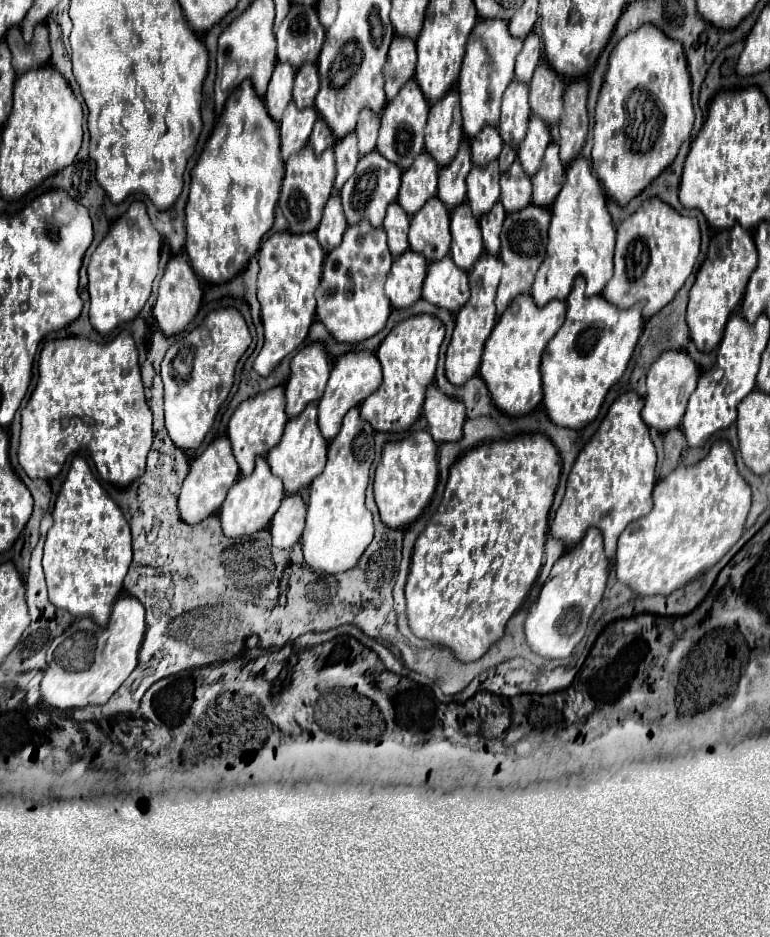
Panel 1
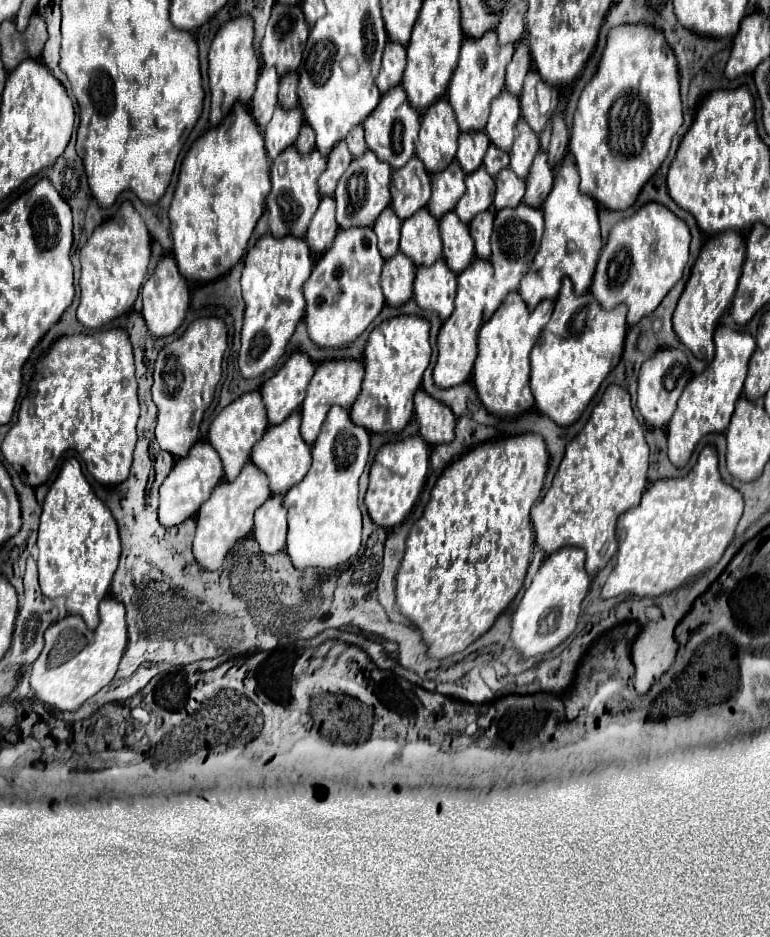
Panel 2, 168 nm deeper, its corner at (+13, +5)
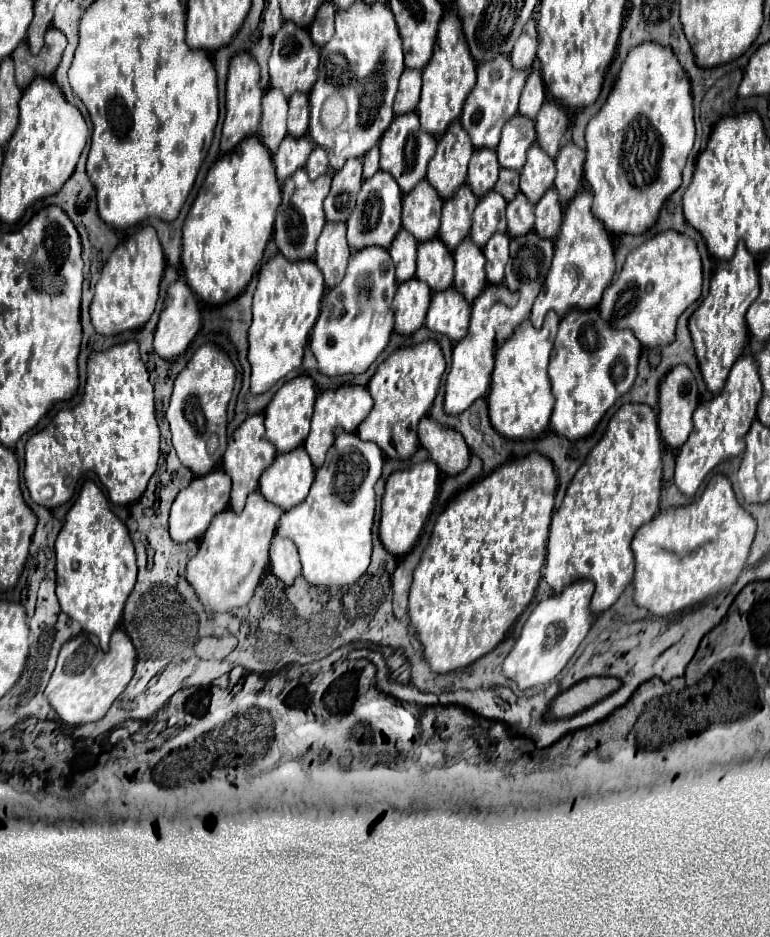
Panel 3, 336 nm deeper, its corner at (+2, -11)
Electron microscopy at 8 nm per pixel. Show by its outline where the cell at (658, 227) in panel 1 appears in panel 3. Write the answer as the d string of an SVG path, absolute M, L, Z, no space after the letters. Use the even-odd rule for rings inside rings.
M667 230L645 240L627 254L621 274L603 292L599 312L613 330L629 328L647 348L673 342L677 318L701 296L703 272L697 242Z

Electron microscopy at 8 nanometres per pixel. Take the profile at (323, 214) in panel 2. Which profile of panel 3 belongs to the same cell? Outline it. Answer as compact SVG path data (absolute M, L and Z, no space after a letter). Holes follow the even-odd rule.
M327 222L317 240L315 264L321 268L327 288L333 288L333 284L339 284L345 276L347 260L351 254L345 230L345 222Z

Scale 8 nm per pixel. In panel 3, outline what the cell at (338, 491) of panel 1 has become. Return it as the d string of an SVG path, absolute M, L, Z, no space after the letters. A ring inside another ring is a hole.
M335 430L333 446L327 452L325 464L315 472L315 482L307 500L297 504L297 508L287 510L281 520L277 534L289 538L299 548L299 558L303 572L301 576L313 586L345 586L359 580L365 574L371 552L373 552L373 516L375 516L375 482L381 476L383 468L383 452L373 442L363 442L357 434Z

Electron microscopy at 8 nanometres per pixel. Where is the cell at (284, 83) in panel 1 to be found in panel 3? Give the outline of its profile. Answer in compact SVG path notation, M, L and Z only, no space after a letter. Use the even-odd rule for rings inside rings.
M271 88L263 98L263 118L259 128L261 142L271 152L275 152L279 142L287 136L285 120L287 120L287 98L279 88Z

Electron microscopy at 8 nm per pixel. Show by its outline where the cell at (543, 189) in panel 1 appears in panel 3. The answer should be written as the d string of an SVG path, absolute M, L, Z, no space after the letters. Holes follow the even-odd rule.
M557 188L545 192L545 196L535 204L535 230L541 238L553 240L557 236L557 228L561 224L561 202L557 196Z

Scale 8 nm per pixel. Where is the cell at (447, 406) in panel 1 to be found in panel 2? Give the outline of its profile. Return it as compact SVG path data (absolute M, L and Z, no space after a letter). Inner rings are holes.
M422 388L414 396L414 416L420 428L420 436L428 444L436 446L454 440L454 426L456 426L454 412L450 412L446 404L428 396Z

